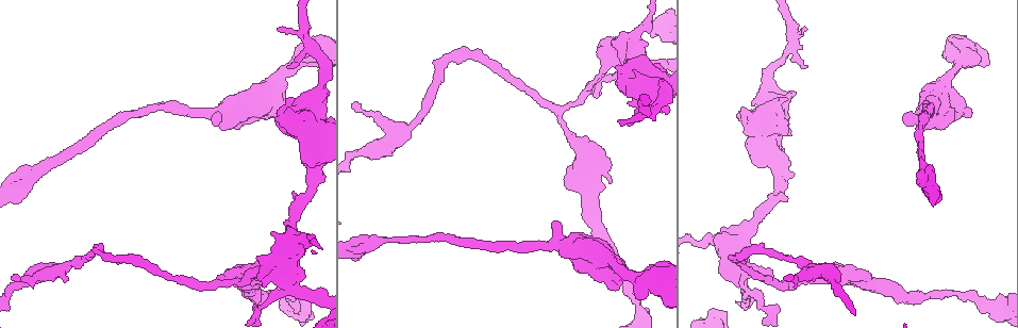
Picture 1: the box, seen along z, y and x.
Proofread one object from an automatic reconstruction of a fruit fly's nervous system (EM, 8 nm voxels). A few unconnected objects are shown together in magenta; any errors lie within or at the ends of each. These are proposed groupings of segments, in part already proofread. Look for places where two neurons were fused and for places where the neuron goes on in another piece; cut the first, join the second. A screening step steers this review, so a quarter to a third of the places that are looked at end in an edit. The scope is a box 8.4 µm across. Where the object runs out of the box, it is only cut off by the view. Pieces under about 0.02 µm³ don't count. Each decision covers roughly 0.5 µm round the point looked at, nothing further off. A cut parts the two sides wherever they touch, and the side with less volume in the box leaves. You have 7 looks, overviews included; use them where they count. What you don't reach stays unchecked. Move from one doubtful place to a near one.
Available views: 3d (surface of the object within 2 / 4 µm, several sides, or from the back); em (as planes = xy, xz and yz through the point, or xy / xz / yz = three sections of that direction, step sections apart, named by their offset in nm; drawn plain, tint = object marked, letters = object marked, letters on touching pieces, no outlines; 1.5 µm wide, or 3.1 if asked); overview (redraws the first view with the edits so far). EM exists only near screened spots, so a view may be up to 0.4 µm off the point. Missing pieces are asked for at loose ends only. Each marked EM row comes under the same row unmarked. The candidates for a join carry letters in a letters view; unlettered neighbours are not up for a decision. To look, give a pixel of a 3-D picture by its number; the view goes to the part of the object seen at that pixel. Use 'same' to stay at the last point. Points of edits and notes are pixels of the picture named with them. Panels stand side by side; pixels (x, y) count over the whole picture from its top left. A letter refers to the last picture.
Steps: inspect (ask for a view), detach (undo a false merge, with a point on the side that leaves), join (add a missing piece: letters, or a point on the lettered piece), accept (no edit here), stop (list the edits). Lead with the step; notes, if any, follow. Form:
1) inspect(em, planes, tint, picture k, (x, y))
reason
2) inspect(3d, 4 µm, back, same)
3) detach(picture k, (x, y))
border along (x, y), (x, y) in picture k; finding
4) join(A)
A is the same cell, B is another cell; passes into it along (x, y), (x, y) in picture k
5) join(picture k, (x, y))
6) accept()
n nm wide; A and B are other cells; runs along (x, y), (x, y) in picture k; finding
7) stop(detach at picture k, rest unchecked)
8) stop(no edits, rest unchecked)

inspect(em, planes, letters, picture 1, (1001, 304))
sharp bend

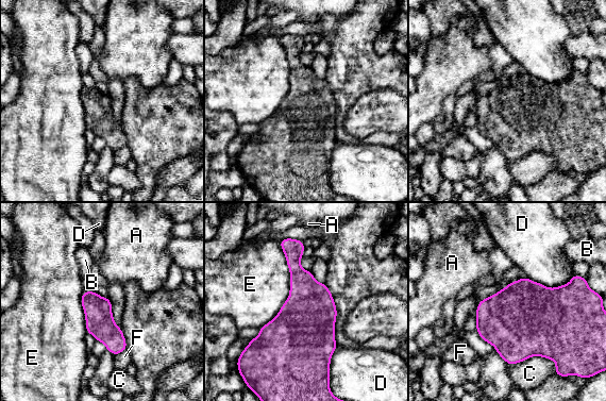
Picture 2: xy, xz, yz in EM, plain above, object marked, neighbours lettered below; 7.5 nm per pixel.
accept()
440 nm wide; E touches over 650 nm; A, B, C, D, E and F are other cells; continuous, no second neuron

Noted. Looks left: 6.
inspect(em, yz, step 8, tint, picture 1, (226, 110))
a fork

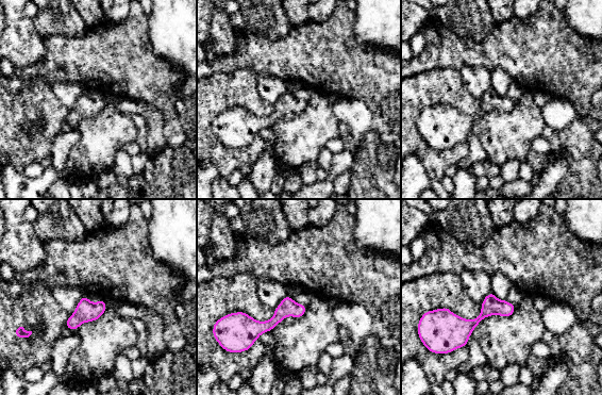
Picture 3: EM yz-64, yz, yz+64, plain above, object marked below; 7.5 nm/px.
inspect(em, planes, letters, same)
cut it another way

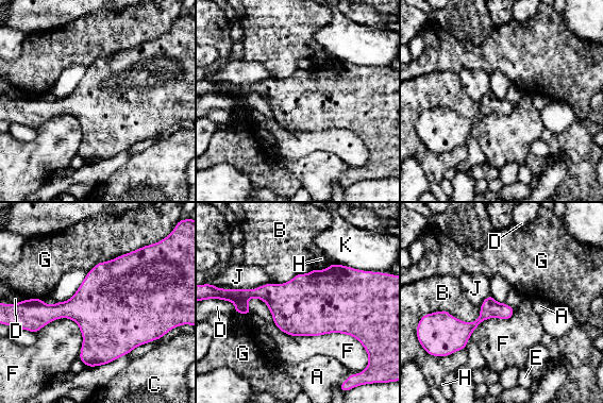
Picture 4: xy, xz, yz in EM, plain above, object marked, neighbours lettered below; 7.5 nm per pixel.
accept()
480 nm wide; A, B, C, D, E, F, G, H, J and K are other cells; runs along (511, 311), (488, 311), (471, 326), (447, 316) in picture 4; continuous, no second neuron

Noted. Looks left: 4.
inspect(em, yz, step 8, tint, picture 1, (657, 277))
abrupt turn

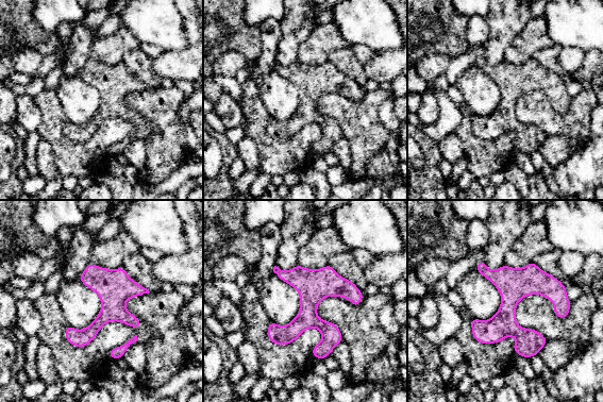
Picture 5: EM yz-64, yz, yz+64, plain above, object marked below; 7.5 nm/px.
inspect(em, planes, tint, same)

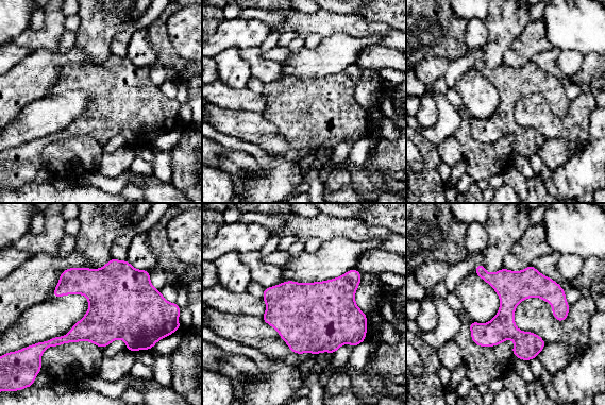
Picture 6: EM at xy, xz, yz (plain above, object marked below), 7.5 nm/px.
inspect(em, planes, letters, same)

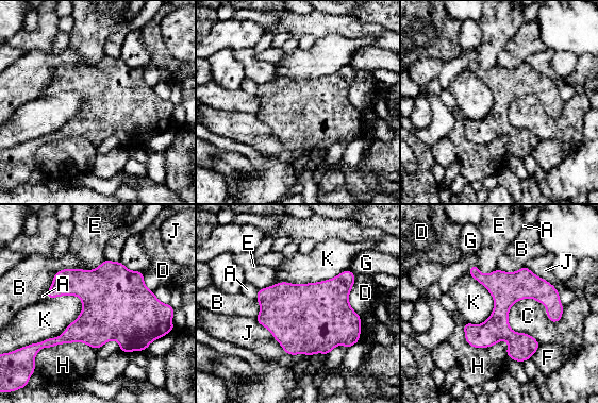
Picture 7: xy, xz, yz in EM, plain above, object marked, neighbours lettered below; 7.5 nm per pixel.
accept()
A, B, C, D, E, F, G, H, J and K are other cells; runs along (471, 270), (560, 312) in picture 7; one neuron here

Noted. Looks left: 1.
stop(no edits, rest unchecked)

